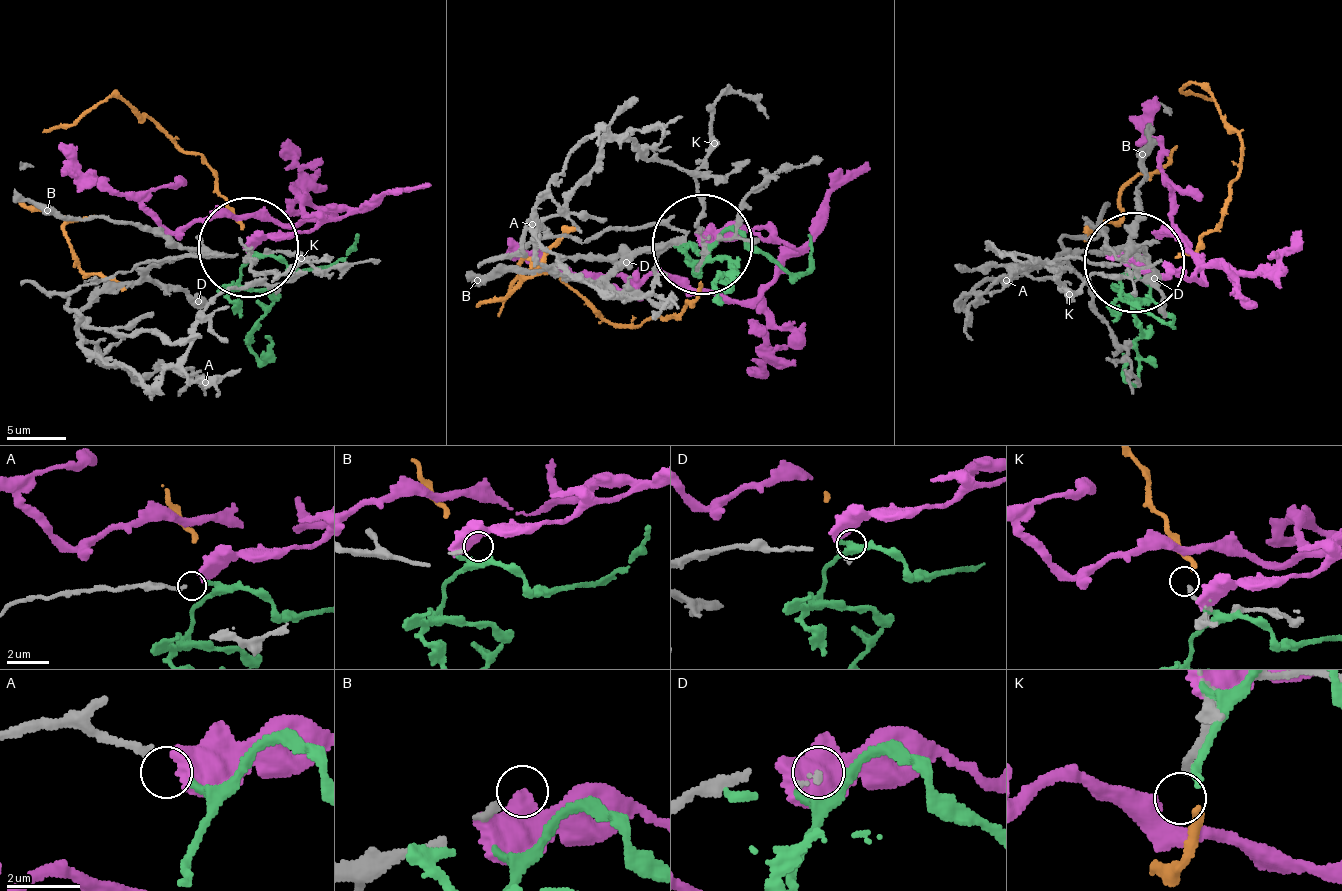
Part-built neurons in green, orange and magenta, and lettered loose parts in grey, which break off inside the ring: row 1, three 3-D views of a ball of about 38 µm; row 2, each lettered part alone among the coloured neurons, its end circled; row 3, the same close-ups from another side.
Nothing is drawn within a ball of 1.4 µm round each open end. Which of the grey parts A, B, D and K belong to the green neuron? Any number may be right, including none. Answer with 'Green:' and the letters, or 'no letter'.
Green: A

